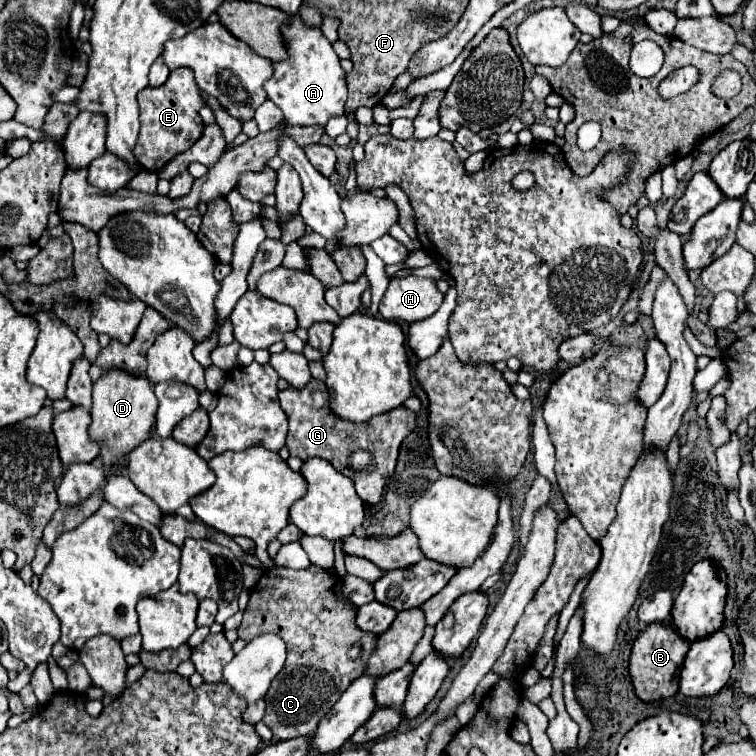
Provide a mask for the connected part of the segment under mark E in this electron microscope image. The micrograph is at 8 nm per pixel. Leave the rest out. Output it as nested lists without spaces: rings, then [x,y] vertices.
[[[176,68],[170,72],[170,78],[158,88],[144,88],[138,94],[140,106],[140,136],[136,142],[136,158],[146,170],[160,170],[172,156],[186,152],[202,134],[204,122],[198,114],[206,100],[200,94],[202,90],[194,84],[194,72],[190,68]]]

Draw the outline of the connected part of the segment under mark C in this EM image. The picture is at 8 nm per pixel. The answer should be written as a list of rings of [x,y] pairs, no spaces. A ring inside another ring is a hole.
[[[314,564],[304,570],[274,566],[266,570],[252,588],[238,636],[250,642],[250,638],[258,634],[274,632],[282,636],[288,646],[284,670],[274,678],[264,698],[266,714],[262,720],[280,740],[312,736],[338,696],[352,680],[364,674],[378,636],[358,628],[356,612],[358,606],[342,592],[342,578]],[[354,642],[364,644],[364,654],[358,660],[350,660],[346,654],[348,646]]]

